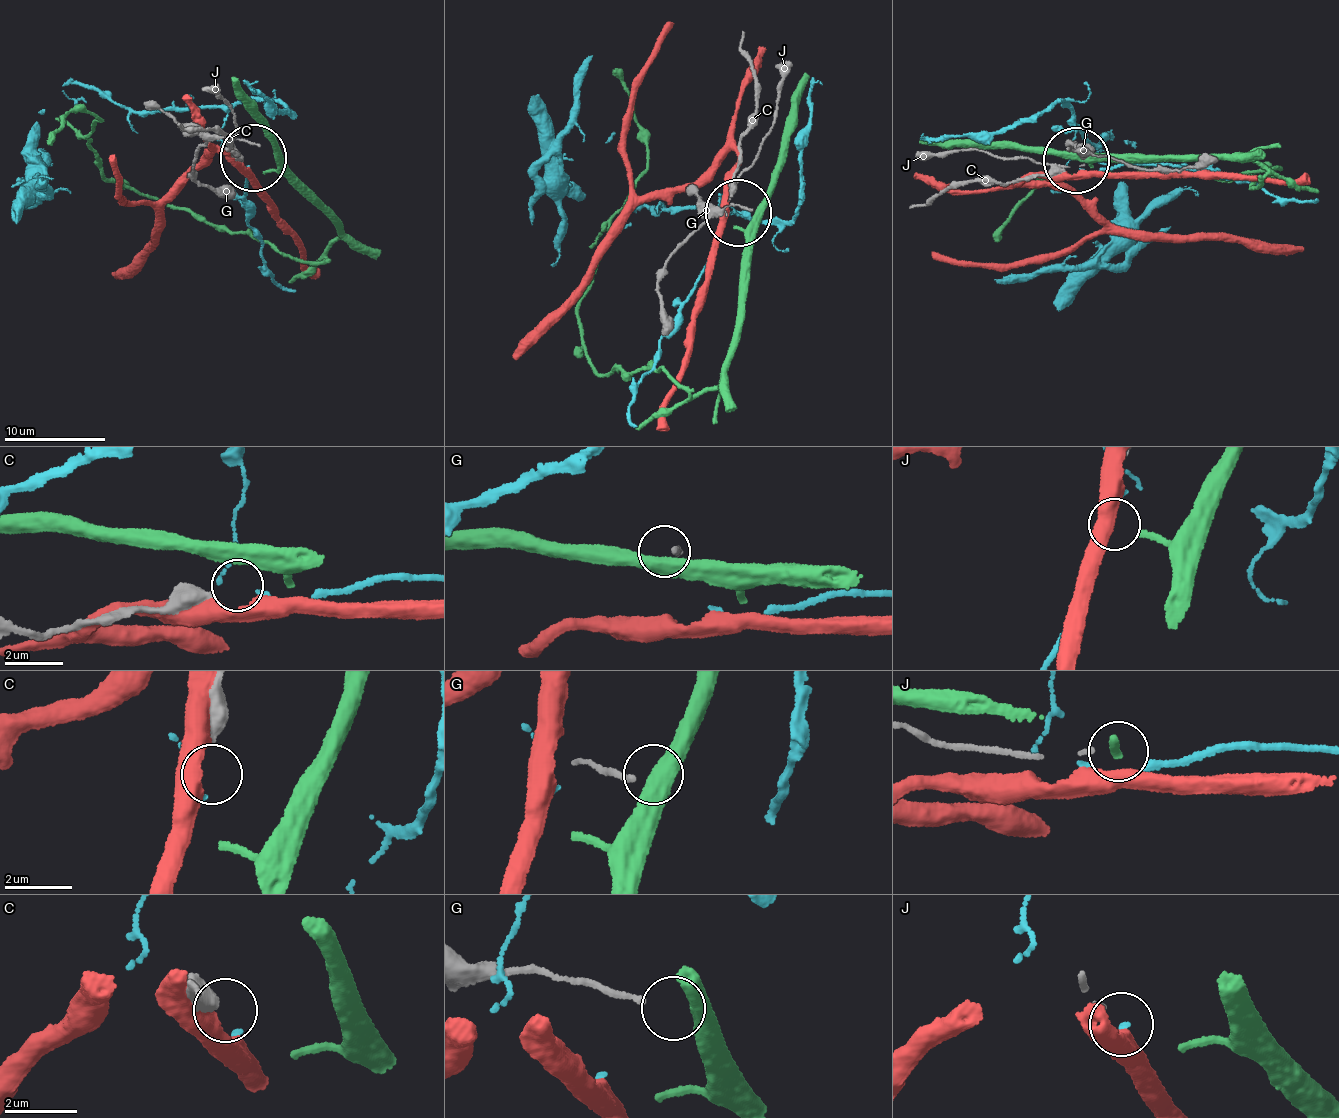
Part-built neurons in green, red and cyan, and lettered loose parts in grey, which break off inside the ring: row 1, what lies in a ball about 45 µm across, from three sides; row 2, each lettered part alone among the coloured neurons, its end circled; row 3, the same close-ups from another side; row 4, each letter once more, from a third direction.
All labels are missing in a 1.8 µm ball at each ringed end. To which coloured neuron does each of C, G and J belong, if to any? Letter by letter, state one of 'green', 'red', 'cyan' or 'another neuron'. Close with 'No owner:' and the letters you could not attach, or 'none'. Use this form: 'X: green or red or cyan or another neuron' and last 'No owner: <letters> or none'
C: cyan
G: another neuron
J: another neuron
No owner: G, J

